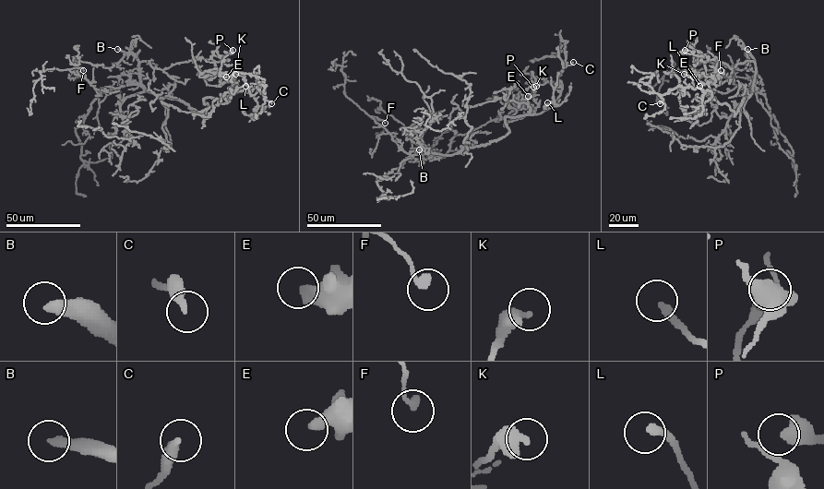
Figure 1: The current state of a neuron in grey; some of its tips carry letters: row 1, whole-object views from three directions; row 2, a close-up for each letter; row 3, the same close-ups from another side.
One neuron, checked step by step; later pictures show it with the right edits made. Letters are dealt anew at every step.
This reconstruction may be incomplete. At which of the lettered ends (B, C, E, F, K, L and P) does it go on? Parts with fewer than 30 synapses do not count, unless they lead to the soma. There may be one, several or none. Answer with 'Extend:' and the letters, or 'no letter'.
Extend: B, L

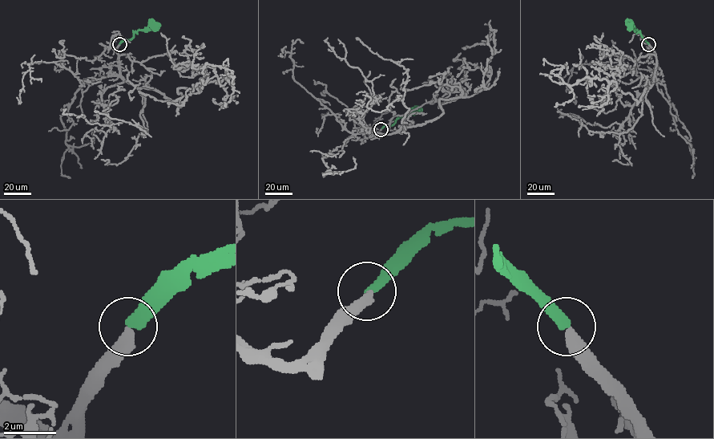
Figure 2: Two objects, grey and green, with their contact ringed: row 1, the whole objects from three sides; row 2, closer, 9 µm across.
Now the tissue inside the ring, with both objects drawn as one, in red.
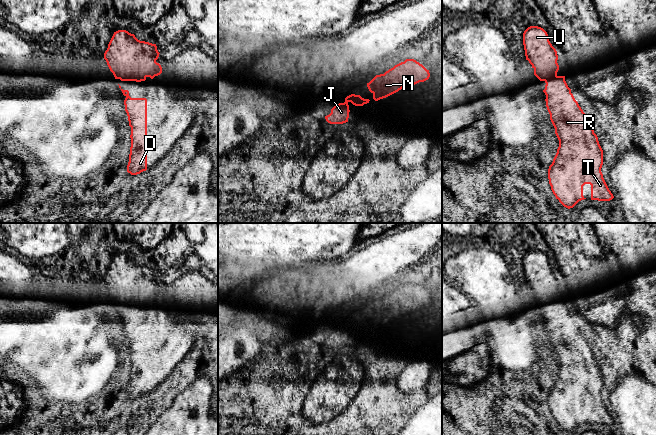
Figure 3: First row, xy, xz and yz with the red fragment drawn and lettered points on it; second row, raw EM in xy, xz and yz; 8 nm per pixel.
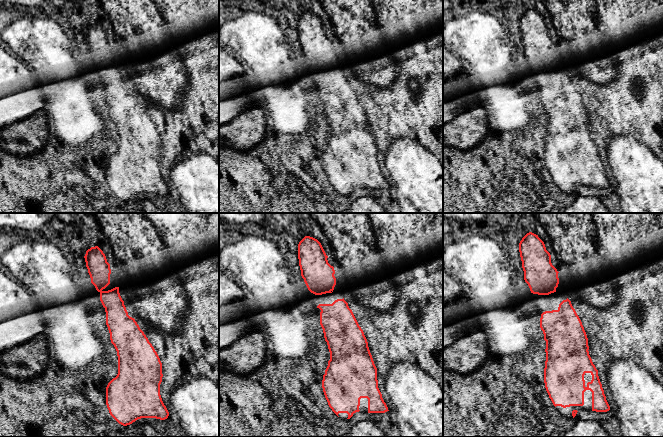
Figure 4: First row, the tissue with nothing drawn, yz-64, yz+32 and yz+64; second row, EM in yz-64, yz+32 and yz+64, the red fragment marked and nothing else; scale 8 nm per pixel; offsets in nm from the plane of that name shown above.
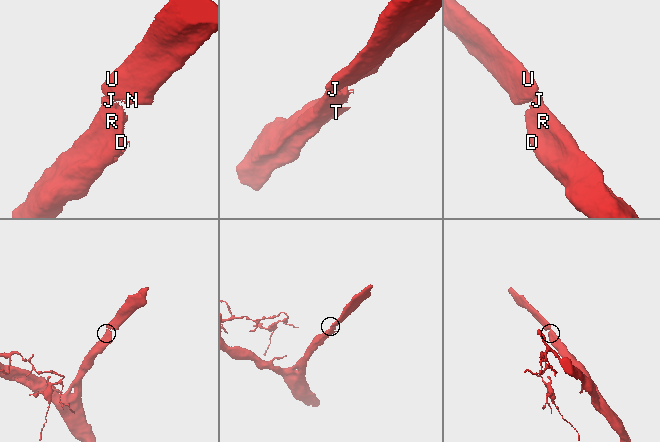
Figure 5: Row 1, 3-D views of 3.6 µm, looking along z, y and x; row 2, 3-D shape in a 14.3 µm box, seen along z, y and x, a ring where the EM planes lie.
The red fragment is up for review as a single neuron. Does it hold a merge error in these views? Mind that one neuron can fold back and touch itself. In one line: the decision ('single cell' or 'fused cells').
single cell

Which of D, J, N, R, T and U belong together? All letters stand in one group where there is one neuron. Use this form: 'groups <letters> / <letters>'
groups D J N R T U

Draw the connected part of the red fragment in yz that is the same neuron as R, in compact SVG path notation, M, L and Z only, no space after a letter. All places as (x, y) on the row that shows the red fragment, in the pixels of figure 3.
M530 26L523 33L523 45L526 60L532 65L534 75L546 83L543 92L546 95L546 107L550 120L559 140L559 147L548 169L548 179L556 199L566 208L573 208L583 196L583 186L591 185L591 200L610 201L614 198L601 172L603 150L592 125L575 100L568 87L565 76L558 76L559 65L556 49L549 41L547 32L538 26Z

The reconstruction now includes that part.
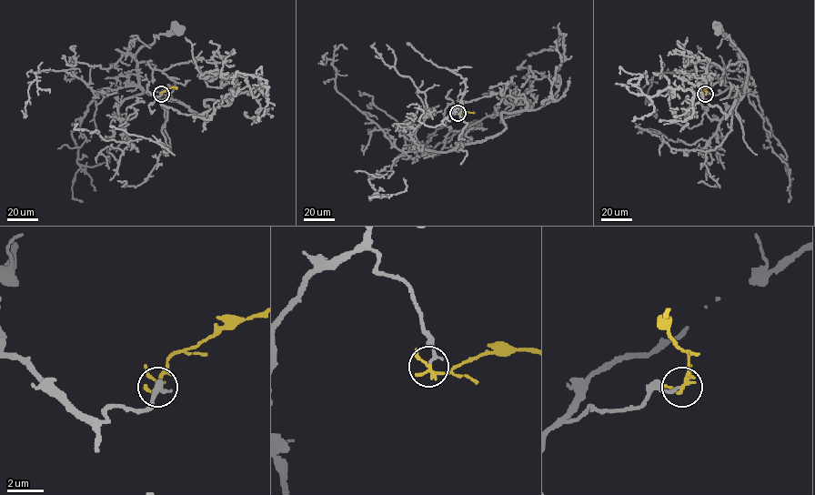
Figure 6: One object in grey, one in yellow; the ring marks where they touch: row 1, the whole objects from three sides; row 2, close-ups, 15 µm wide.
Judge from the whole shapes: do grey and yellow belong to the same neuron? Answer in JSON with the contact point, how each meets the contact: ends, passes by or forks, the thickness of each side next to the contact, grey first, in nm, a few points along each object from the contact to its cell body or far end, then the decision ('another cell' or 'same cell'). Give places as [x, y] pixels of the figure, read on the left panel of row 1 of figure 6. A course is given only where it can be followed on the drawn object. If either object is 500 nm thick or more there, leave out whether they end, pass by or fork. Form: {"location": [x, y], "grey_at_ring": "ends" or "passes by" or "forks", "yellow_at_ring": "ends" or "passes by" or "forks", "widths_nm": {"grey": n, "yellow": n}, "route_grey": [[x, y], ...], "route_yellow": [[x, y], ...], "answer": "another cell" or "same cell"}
{"location": [161, 94], "grey_at_ring": "ends", "yellow_at_ring": "forks", "widths_nm": {"grey": 180, "yellow": 150}, "route_grey": [[161, 95], [155, 97], [147, 91], [152, 69], [146, 62], [137, 61], [135, 53], [159, 35], [177, 31]], "route_yellow": [[161, 95], [173, 86], [176, 89]], "answer": "same cell"}

